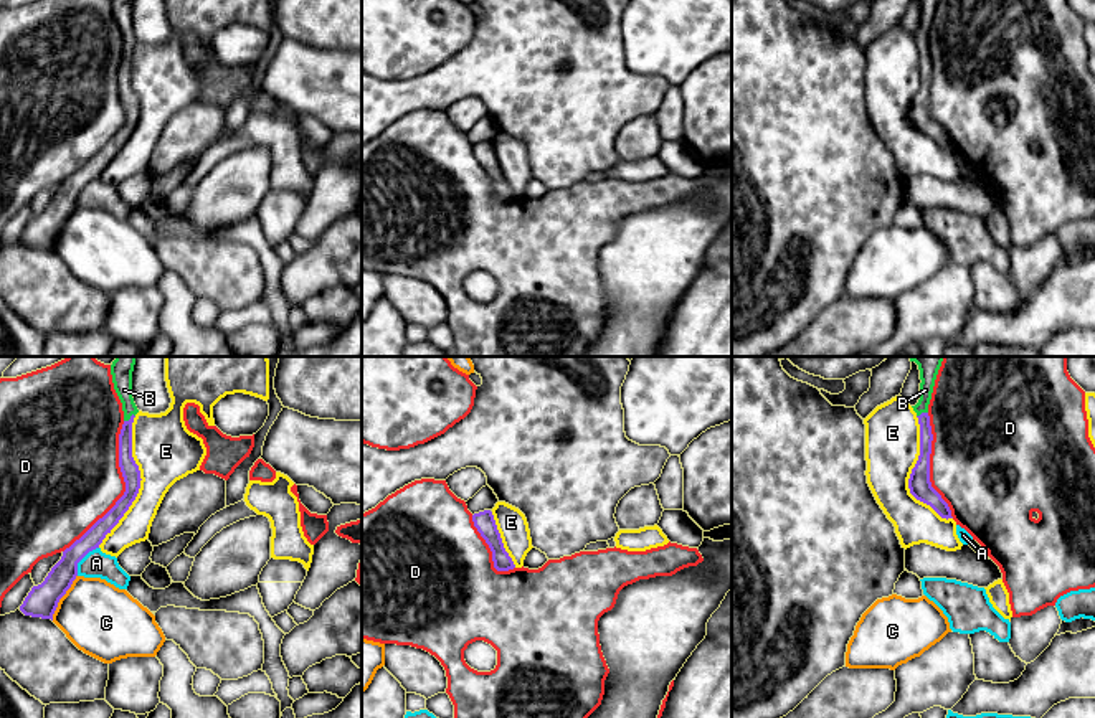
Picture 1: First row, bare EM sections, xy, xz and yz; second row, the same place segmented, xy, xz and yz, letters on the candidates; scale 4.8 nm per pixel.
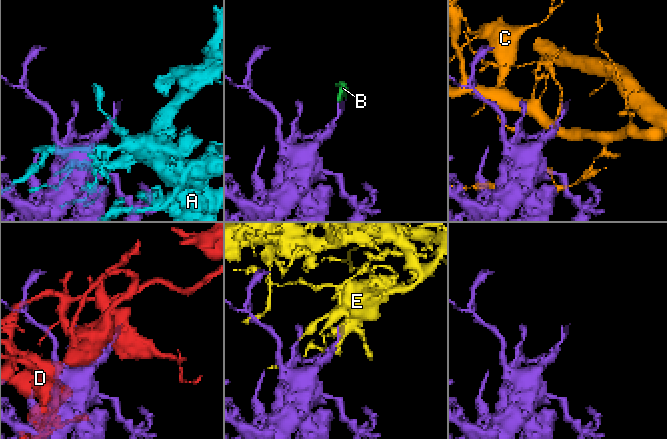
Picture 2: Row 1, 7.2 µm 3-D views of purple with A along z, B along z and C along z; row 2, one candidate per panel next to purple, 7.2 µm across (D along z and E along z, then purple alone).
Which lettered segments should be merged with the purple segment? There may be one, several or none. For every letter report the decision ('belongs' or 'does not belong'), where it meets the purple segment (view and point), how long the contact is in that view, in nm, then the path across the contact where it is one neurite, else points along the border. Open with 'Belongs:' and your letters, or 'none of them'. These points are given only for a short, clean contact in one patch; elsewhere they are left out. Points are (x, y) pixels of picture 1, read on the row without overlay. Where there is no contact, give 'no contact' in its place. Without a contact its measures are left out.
Belongs: B
A: does not belong; contact xy (81, 188); length 180 nm
B: belongs; contact xy (131, 48); length 70 nm
C: does not belong; contact xy (61, 226); length 260 nm
D: does not belong; contact xy (126, 119); length 700 nm
E: does not belong; contact xy (139, 113); length 650 nm

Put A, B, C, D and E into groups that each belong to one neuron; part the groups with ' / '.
A / B / C / D / E

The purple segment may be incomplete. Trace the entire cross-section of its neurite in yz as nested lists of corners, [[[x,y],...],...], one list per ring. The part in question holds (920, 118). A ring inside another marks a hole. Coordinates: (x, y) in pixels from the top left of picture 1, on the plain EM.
[[[920,0],[920,30],[915,36],[912,36],[920,54],[920,86],[915,97],[912,99],[908,119],[917,130],[930,135],[941,149],[948,150],[953,149],[951,140],[930,112],[930,84],[933,64],[930,56],[928,35],[936,5],[938,0]]]

